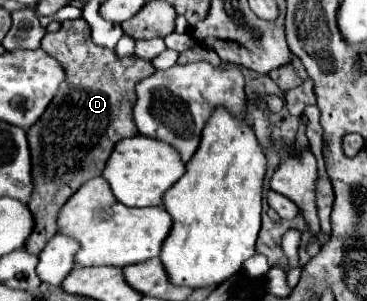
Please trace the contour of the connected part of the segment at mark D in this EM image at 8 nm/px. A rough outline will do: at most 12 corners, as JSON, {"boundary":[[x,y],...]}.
{"boundary":[[63,21],[41,47],[63,65],[27,131],[39,255],[59,207],[137,135],[135,83],[155,71]]}

